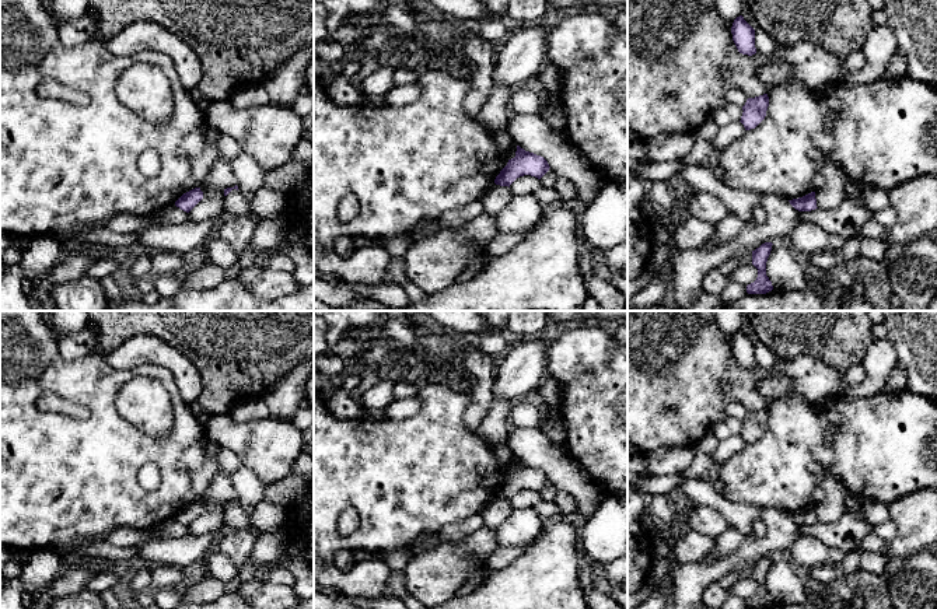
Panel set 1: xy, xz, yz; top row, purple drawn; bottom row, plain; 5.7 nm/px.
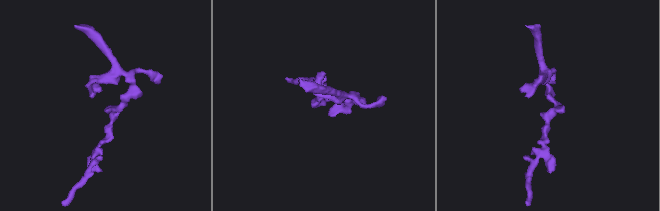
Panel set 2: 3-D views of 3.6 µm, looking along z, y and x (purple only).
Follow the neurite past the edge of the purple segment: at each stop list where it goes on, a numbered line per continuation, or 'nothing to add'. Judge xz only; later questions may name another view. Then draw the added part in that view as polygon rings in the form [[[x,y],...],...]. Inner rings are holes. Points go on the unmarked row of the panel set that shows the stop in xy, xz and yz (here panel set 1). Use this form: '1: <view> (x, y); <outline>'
nothing to add

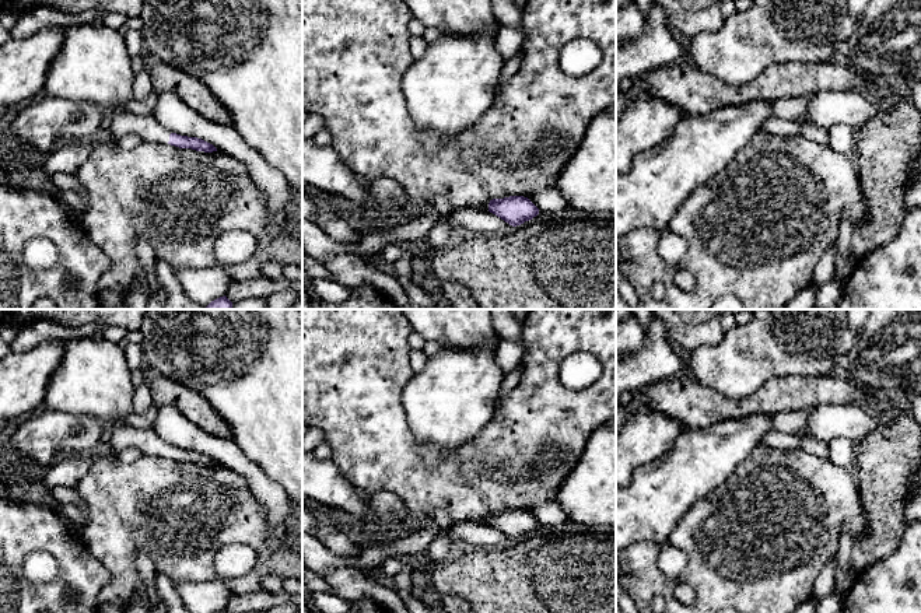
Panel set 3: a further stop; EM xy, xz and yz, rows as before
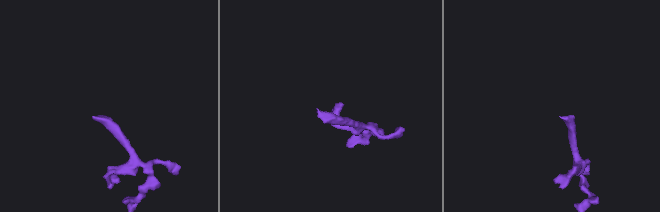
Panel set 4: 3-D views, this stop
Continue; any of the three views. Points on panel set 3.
1: xy (146, 440); [[[123,427],[113,432],[109,449],[112,455],[118,455],[127,446],[137,446],[144,455],[155,455],[168,458],[169,445],[162,441],[154,430],[137,430],[133,427]]]

